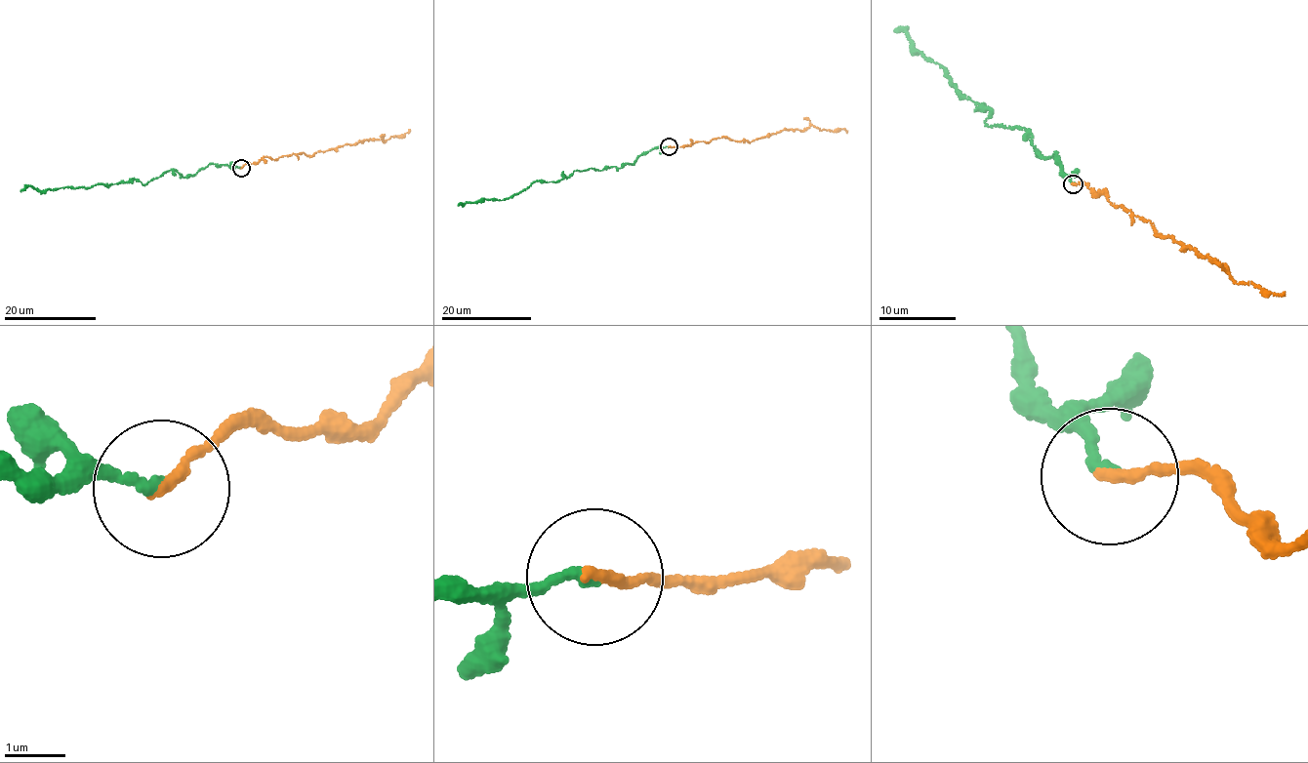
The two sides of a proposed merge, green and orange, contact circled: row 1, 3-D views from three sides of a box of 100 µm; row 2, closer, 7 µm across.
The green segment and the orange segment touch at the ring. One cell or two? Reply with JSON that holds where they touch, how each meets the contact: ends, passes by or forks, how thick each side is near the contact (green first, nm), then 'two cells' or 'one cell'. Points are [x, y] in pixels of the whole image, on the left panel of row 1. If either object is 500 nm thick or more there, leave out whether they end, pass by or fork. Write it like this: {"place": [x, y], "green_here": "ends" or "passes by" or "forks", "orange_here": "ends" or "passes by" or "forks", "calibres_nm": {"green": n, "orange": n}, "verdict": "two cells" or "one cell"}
{"place": [241, 168], "green_here": "ends", "orange_here": "ends", "calibres_nm": {"green": 180, "orange": 180}, "verdict": "one cell"}

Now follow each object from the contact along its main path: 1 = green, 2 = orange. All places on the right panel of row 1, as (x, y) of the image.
1: (1072, 184), (1054, 155), (1038, 152), (1024, 128), (986, 126), (991, 111), (910, 47), (906, 31), (896, 31)
2: (1072, 184), (1105, 191), (1114, 205), (1228, 268), (1242, 284), (1284, 293)

